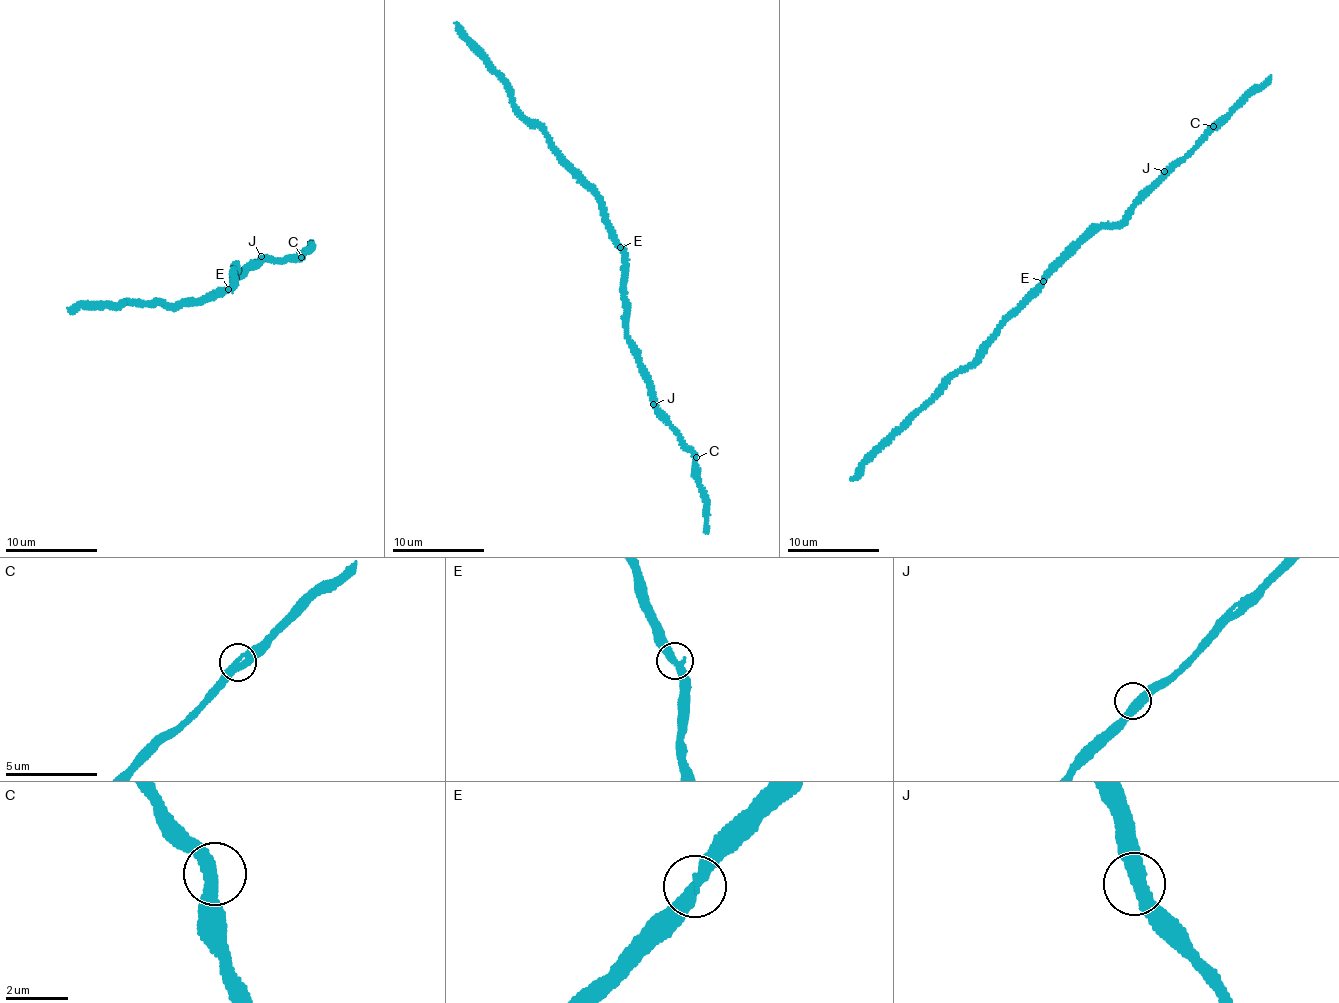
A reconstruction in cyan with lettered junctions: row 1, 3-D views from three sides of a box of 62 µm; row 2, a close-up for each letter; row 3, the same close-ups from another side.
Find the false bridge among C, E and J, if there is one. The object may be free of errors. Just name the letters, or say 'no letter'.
no letter

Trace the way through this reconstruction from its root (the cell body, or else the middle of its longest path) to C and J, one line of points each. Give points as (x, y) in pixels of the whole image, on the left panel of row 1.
C: (236, 287), (233, 269), (236, 268), (234, 275), (246, 266), (267, 259), (284, 262), (301, 257)
J: (236, 287), (233, 269), (236, 268), (234, 275), (242, 272), (245, 265), (261, 259), (261, 256)

